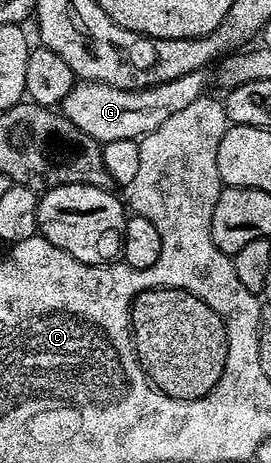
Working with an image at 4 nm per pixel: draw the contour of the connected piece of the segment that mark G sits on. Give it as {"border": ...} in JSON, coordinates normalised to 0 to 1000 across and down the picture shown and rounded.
{"border":[[[753,147],[554,190],[432,190],[351,173],[288,173],[273,190],[251,194],[251,212],[229,216],[221,240],[266,272],[310,281],[310,289],[373,313],[432,302],[509,302],[635,255],[635,246],[683,238],[723,212],[764,205],[779,181],[779,158]]]}

